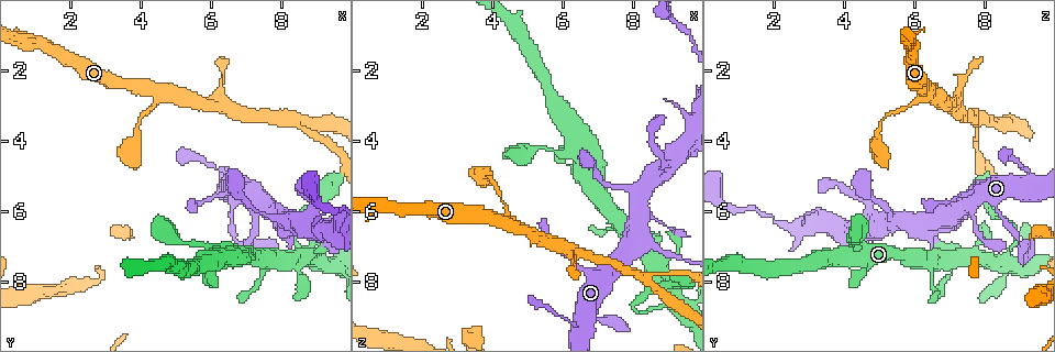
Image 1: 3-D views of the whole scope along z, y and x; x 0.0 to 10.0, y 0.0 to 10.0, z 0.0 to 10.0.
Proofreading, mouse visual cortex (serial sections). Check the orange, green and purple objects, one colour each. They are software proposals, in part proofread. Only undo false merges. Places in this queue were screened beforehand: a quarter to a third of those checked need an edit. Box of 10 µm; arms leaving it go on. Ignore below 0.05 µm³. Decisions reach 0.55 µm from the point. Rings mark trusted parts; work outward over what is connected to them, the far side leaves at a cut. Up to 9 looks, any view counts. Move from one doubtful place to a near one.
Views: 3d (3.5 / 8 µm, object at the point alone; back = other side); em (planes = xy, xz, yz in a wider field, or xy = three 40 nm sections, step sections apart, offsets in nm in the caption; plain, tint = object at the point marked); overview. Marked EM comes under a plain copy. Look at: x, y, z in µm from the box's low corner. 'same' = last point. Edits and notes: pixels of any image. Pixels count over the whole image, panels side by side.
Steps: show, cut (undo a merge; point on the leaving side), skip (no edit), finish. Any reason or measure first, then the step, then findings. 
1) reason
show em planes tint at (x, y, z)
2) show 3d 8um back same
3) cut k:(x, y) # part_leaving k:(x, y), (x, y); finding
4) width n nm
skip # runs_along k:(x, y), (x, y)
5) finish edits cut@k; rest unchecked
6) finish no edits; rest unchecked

sudden change in width
show 3d 3.5um at (8.55, 6.95, 8.80)

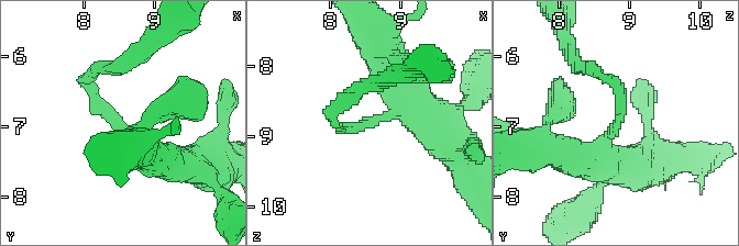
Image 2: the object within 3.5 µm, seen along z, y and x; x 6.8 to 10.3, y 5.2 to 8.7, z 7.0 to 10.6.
arm_widths 150, 400 nm; need the tissue
show em xy step 2 tint at (8.50, 6.95, 8.85)

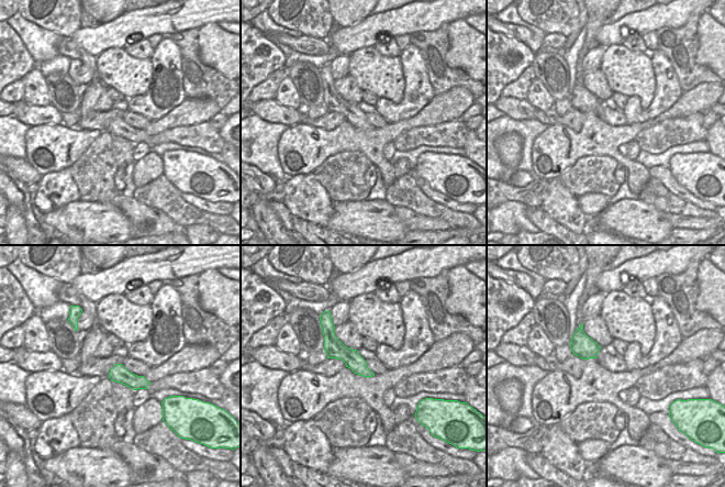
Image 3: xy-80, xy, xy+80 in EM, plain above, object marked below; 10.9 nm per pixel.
width 190 nm
skip # runs_along 3:(326, 340), (369, 374); continuous, no second cell

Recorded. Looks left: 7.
sudden change in width
show 3d 3.5um at (9.05, 6.35, 7.30)

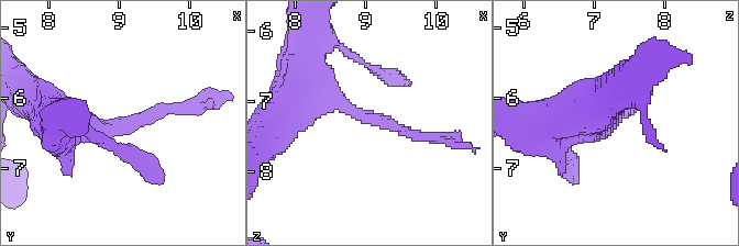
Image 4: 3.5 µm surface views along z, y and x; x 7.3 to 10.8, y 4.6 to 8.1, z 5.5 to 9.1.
arm_widths 150, 400 nm; shape alone is not enough
show em planes tint at (9.05, 6.40, 7.25)

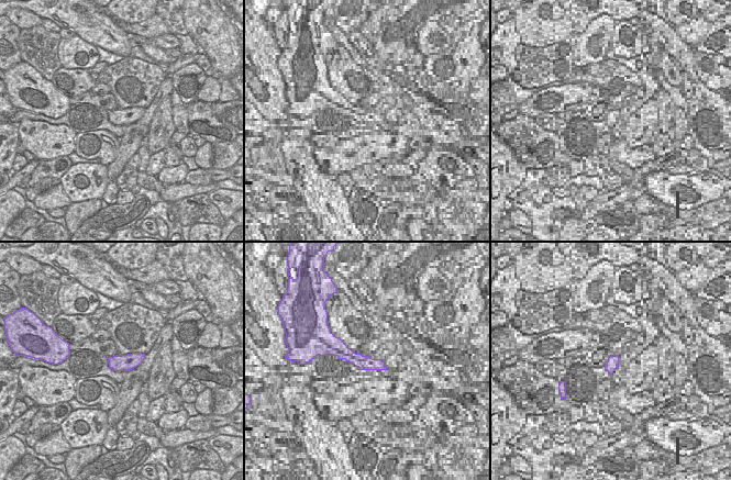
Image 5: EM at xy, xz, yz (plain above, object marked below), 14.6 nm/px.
cut 4:(138, 123) # part_leaving 4:(102, 126), (187, 100); a second cell is stuck on

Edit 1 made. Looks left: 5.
redraw
show overview

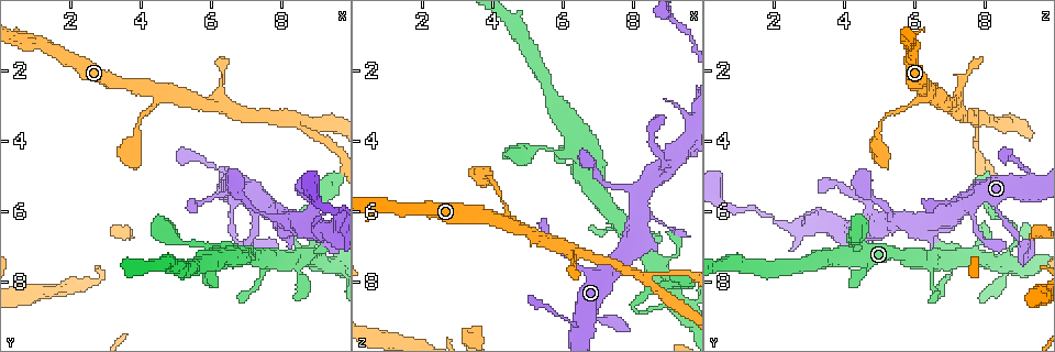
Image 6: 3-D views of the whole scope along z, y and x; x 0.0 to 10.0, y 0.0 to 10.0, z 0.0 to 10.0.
show em xy step 5 tint at (4.45, 2.50, 6.40)

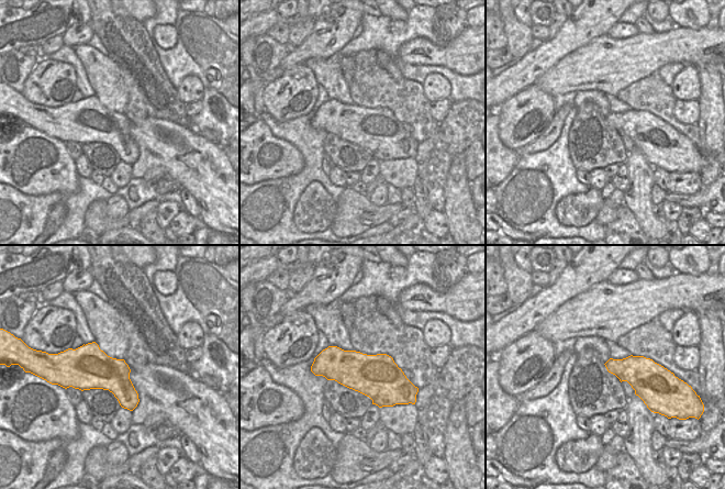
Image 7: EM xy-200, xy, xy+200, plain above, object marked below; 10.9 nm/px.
show 3d 3.5um same

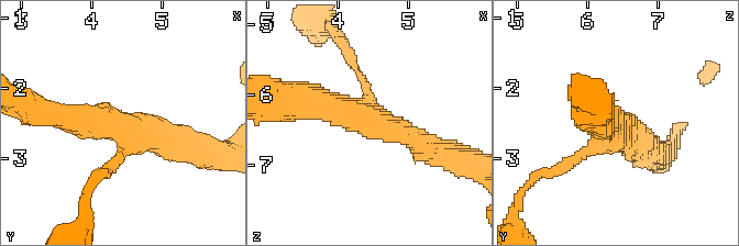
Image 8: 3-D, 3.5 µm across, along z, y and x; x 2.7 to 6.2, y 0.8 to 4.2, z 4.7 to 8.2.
skip # all the same cell

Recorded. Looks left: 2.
finish edits cut@4; rest unchecked

